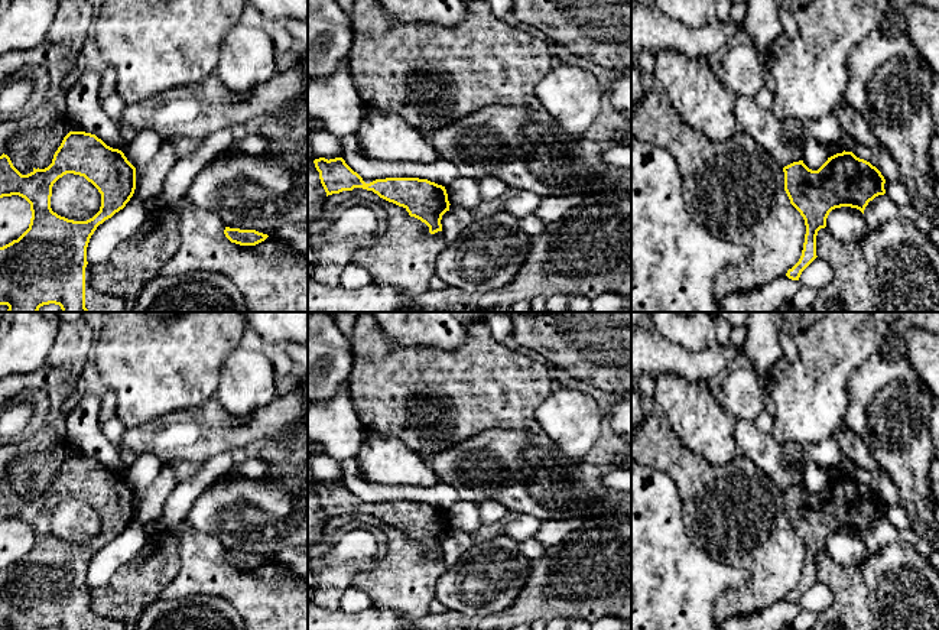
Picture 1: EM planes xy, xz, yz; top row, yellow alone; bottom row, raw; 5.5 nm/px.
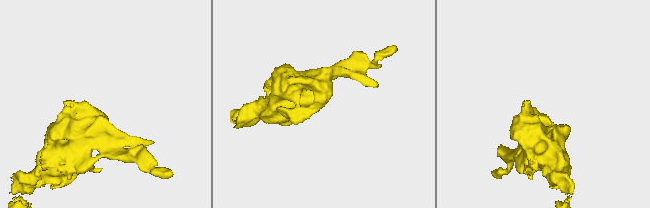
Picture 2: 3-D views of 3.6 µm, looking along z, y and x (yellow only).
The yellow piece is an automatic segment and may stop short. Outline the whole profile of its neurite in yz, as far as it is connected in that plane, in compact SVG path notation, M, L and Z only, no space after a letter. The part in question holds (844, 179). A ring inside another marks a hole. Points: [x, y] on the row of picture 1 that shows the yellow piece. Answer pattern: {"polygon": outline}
{"polygon": "M845 150L828 158L818 171L799 160L784 166L783 172L784 191L806 225L802 256L786 273L789 279L799 280L802 272L818 257L816 236L826 227L829 212L851 207L864 214L870 201L886 194L886 179L870 162Z"}

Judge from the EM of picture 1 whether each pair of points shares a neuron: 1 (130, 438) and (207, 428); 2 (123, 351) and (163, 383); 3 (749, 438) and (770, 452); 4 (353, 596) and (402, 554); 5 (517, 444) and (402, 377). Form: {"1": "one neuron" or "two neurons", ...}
{"1": "one neuron", "2": "one neuron", "3": "one neuron", "4": "two neurons", "5": "two neurons"}

